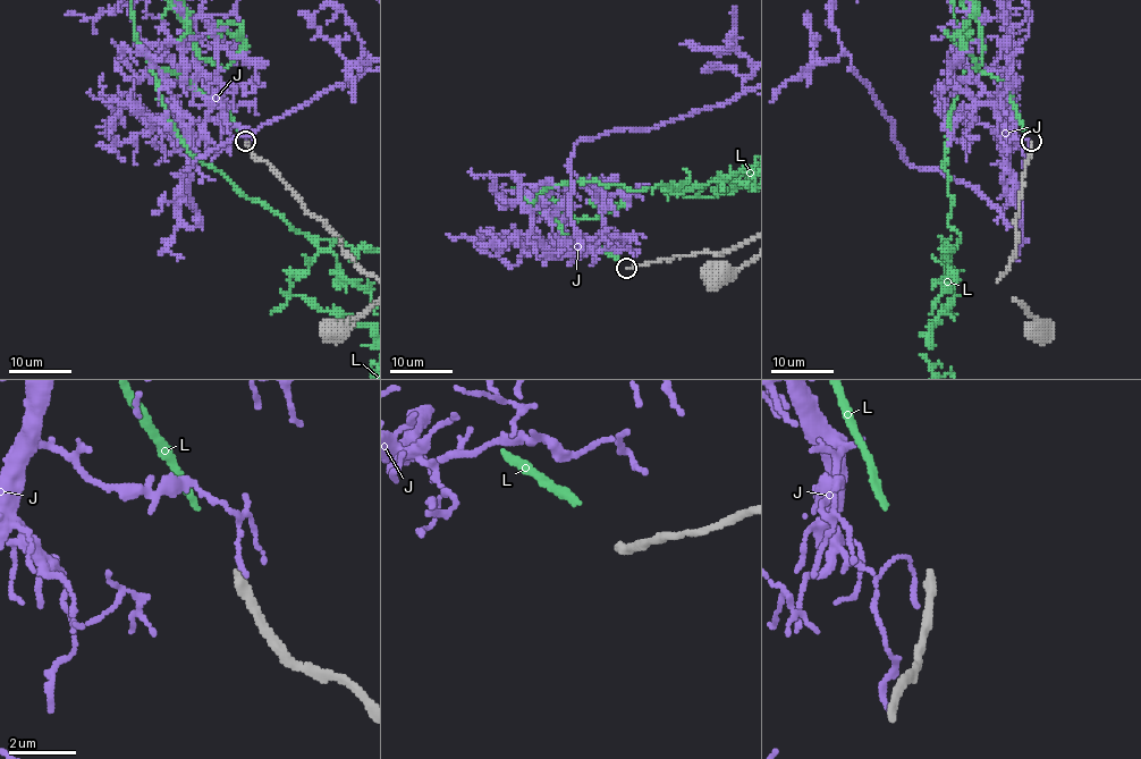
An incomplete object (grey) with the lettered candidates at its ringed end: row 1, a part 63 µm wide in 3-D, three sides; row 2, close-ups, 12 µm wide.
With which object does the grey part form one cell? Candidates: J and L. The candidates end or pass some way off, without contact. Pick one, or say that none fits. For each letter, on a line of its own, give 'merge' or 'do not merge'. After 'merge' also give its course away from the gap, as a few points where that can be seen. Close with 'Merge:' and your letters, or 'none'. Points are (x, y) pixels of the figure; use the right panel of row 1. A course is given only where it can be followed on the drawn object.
J: do not merge
L: merge
Merge: L

